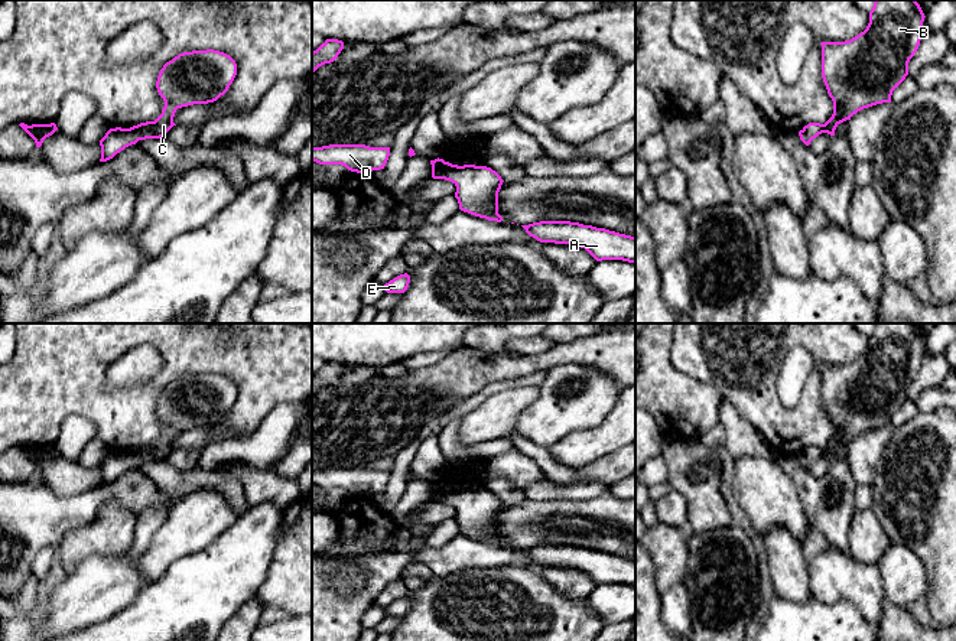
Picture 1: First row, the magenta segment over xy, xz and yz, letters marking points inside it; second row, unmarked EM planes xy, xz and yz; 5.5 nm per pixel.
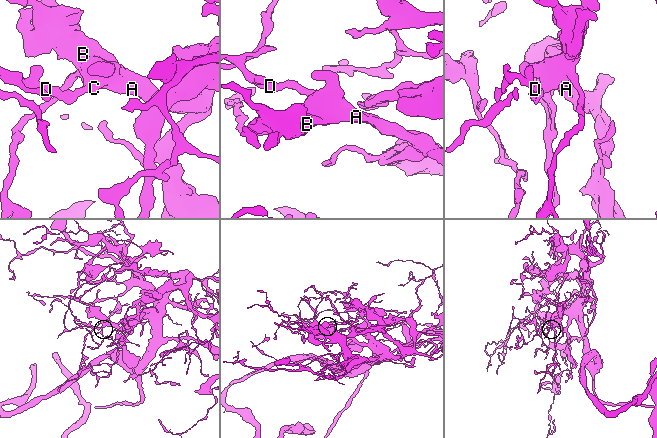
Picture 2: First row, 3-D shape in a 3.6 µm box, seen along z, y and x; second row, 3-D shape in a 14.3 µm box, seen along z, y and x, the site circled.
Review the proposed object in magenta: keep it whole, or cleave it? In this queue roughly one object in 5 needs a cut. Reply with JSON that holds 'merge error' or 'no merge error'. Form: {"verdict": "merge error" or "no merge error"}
{"verdict": "no merge error"}

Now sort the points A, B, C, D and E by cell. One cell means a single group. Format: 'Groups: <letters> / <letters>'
Groups: A B C D E

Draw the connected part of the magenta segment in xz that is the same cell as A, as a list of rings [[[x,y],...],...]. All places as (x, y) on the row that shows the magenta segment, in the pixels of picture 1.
[[[540,221],[521,225],[540,243],[585,248],[596,261],[622,260],[635,264],[635,237],[570,221]]]

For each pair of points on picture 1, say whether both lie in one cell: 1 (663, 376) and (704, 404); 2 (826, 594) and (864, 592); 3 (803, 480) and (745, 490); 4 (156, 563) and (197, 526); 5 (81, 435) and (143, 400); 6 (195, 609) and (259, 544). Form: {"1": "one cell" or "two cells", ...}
{"1": "one cell", "2": "one cell", "3": "two cells", "4": "one cell", "5": "two cells", "6": "one cell"}

